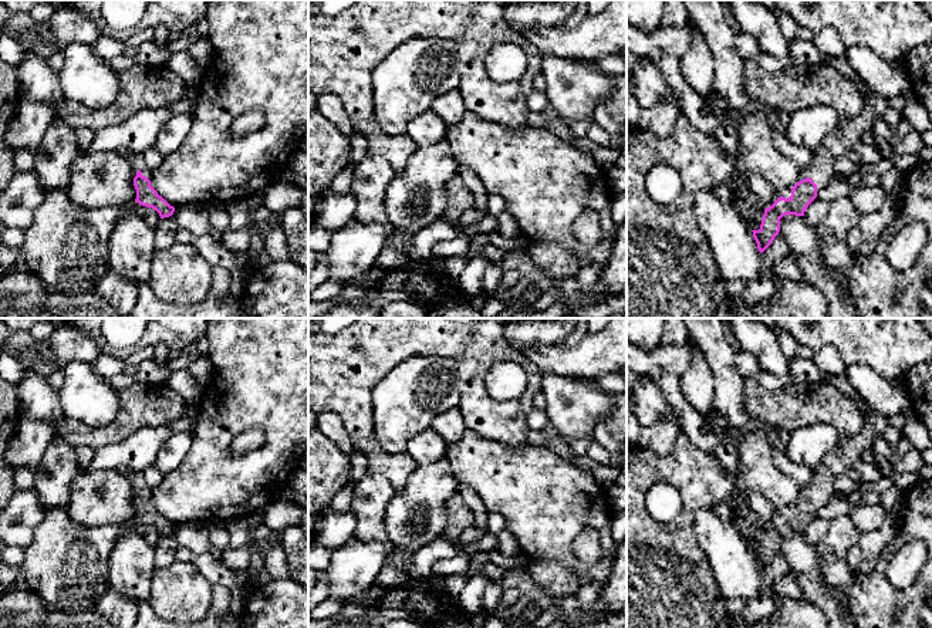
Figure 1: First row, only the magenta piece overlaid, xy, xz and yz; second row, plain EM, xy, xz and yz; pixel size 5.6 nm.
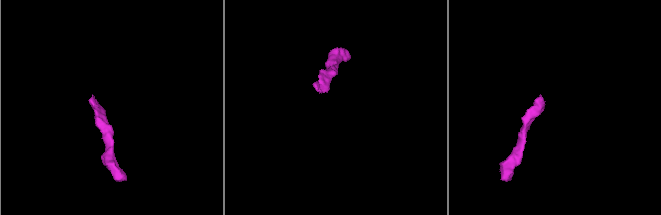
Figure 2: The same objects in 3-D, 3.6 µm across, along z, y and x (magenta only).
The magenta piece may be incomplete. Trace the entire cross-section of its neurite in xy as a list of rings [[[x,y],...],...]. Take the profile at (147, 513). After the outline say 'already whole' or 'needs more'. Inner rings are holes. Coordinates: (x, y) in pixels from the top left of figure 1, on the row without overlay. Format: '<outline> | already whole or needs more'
[[[128,470],[132,483],[135,516],[134,519],[142,524],[155,527],[161,537],[173,533],[175,526],[170,524],[153,506],[152,487],[143,477],[142,470]]] | needs more

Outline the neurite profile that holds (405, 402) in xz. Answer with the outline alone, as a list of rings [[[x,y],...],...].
[[[408,358],[372,389],[374,436],[385,452],[406,453],[408,442],[460,399],[455,359]]]

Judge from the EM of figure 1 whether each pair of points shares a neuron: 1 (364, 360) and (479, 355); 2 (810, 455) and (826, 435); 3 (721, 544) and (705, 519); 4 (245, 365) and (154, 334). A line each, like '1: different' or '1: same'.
1: same
2: same
3: same
4: different

